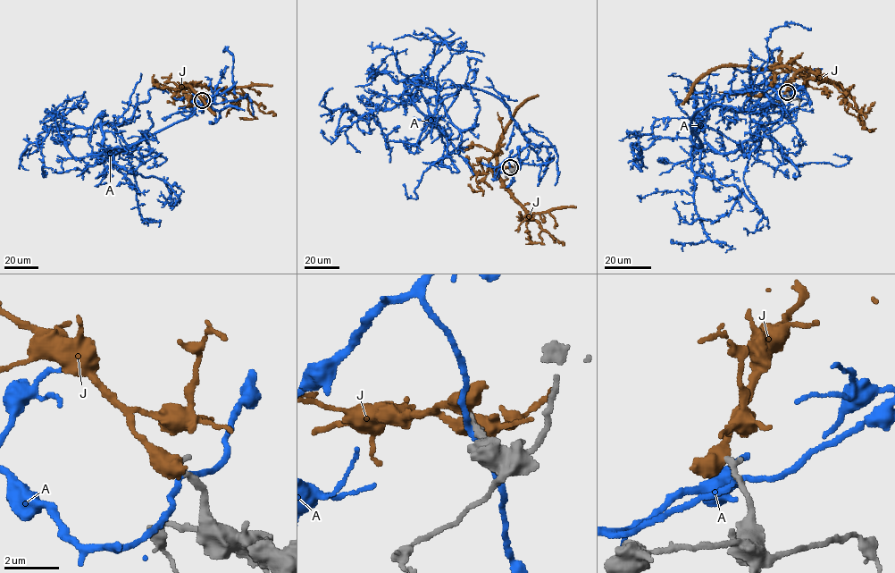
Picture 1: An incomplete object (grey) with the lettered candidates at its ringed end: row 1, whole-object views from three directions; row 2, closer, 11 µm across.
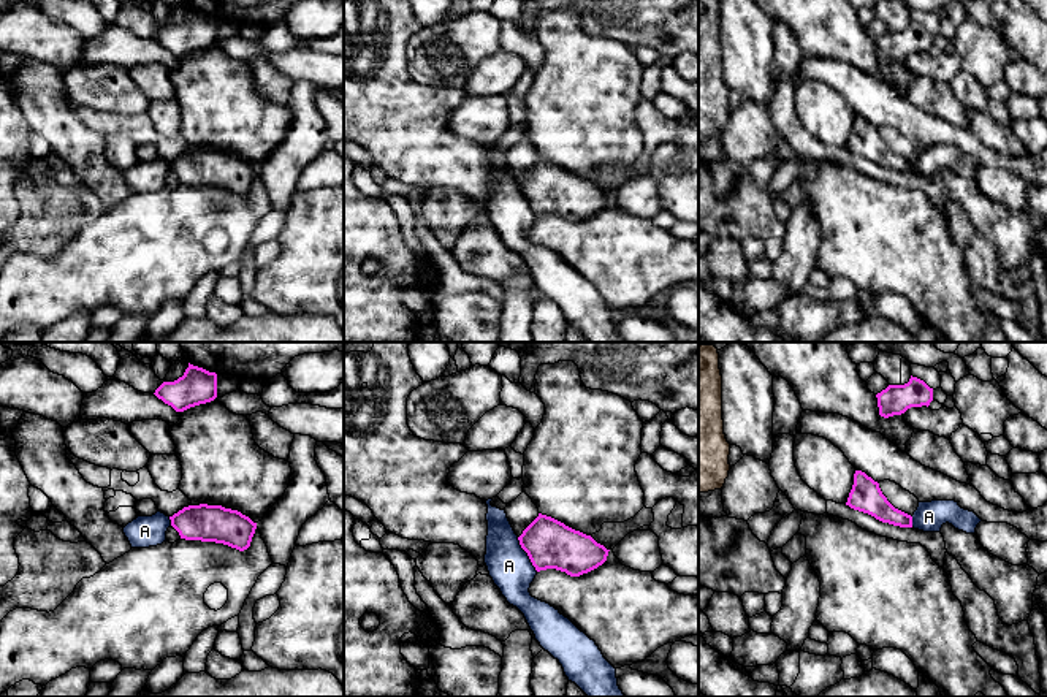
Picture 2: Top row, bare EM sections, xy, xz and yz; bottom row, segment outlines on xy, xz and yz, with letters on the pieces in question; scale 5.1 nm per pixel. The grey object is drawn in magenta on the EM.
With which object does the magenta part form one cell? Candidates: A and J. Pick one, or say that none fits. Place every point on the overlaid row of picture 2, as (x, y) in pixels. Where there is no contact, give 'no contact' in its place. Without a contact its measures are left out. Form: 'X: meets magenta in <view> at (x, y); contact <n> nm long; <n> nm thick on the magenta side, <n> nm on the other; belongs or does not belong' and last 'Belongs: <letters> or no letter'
A: meets magenta in xz at (528, 555); contact 200 nm long; 240 nm thick on the magenta side, 220 nm on the other; does not belong
J: no contact; belongs
Belongs: J

